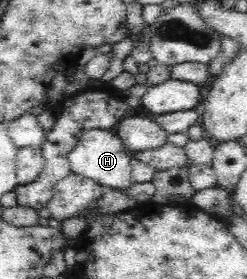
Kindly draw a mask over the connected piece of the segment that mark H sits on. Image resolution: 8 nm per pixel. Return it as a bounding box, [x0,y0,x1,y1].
[68,129,132,189]

